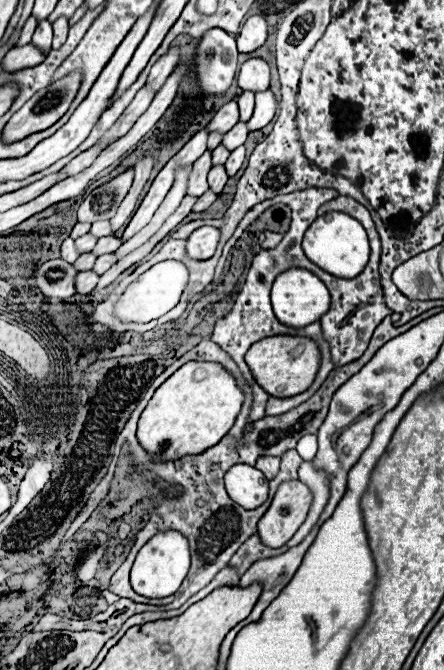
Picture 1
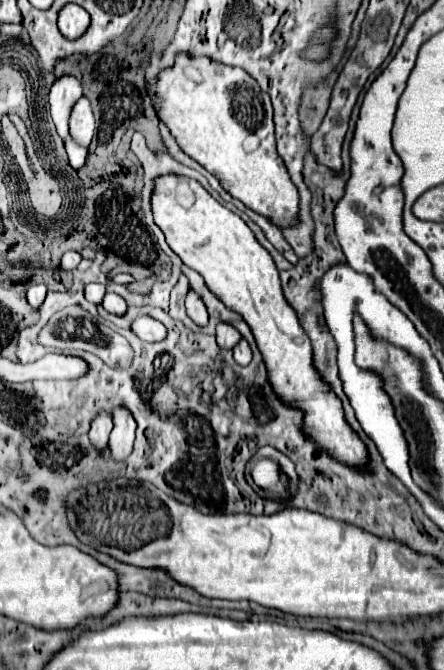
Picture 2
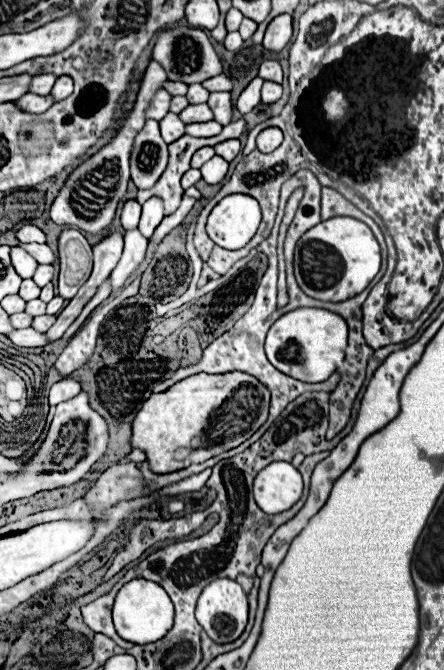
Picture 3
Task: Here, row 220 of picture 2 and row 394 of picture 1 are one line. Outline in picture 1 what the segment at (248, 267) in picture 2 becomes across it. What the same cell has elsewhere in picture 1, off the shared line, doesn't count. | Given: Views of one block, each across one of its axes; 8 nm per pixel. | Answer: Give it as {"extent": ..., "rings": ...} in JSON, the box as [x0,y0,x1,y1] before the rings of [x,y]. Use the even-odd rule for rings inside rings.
{"extent":[138,362,244,460],"rings":[[[188,362],[176,370],[154,394],[138,420],[138,442],[154,456],[164,460],[180,460],[182,456],[198,456],[216,446],[234,426],[244,402],[244,392],[238,388],[234,376],[218,362]]]}

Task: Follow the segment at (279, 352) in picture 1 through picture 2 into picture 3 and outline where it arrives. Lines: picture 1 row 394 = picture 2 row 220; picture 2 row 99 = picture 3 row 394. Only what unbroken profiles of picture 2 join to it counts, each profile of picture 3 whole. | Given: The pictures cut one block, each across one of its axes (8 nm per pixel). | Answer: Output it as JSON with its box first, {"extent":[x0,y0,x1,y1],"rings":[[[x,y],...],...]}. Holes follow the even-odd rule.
{"extent":[130,374,268,472],"rings":[[[248,374],[188,376],[168,390],[144,400],[132,420],[130,446],[146,454],[152,472],[176,472],[240,446],[266,422],[268,406],[268,390]]]}

